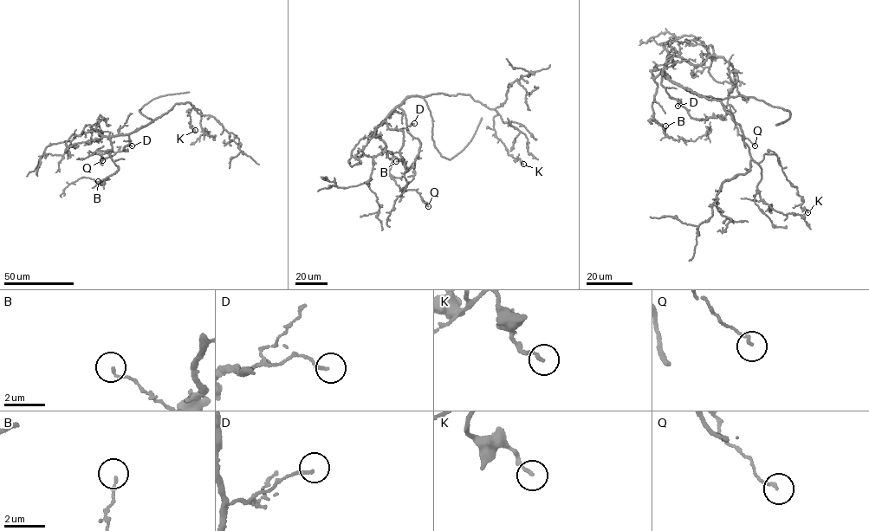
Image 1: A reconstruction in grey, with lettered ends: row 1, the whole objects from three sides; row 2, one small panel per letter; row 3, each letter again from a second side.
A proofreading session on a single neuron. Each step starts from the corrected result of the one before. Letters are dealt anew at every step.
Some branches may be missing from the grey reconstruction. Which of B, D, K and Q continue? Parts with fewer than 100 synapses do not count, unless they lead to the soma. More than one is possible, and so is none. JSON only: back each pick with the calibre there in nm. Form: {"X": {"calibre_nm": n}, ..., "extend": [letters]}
{"extend": []}

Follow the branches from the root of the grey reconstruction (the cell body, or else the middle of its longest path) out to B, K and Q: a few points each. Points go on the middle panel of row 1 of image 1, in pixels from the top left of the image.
B: (414, 95), (405, 98), (383, 121), (386, 121), (389, 129), (404, 132), (399, 152), (403, 158), (396, 161)
K: (414, 95), (463, 93), (495, 109), (498, 113), (493, 119), (496, 135), (509, 154), (523, 164)
Q: (414, 95), (398, 106), (405, 114), (408, 132), (420, 145), (412, 179), (404, 189), (416, 191), (428, 206)

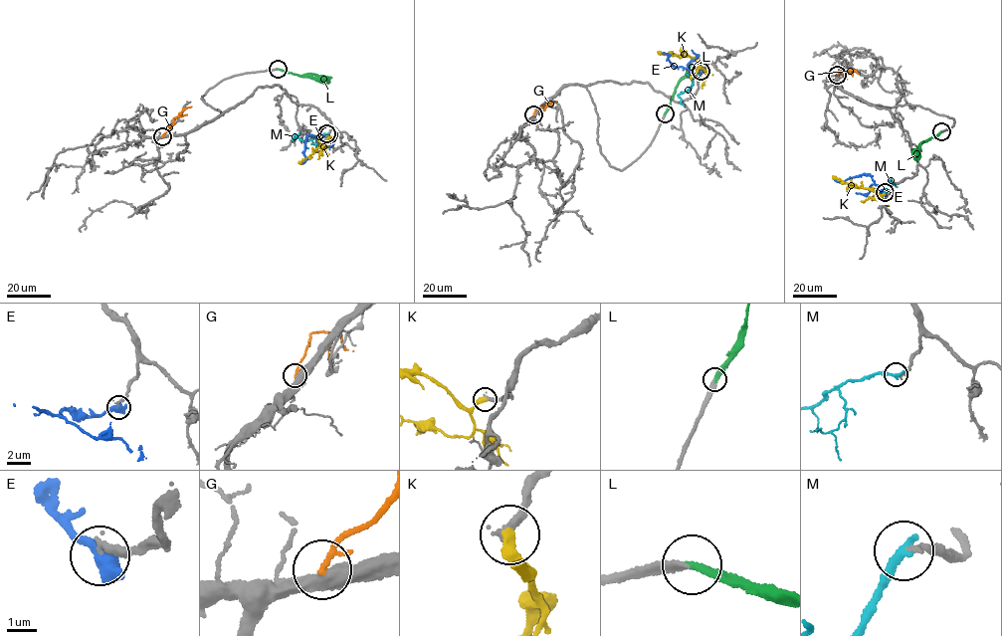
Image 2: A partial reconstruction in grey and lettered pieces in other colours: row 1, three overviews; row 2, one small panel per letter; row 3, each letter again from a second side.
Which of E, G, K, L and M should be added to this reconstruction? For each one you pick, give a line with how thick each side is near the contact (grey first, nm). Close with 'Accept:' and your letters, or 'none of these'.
K: Thickness 320 nm (grey) against 360 nm
L: Thickness 200 nm (grey) against 320 nm
Accept: K, L

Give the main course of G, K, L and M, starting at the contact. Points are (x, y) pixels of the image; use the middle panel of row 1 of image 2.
G: (533, 114), (536, 106), (544, 108), (546, 104), (556, 102)
K: (701, 70), (684, 52), (678, 56), (657, 52)
L: (665, 113), (678, 84), (697, 65)
M: (701, 71), (689, 90), (679, 95), (684, 106)

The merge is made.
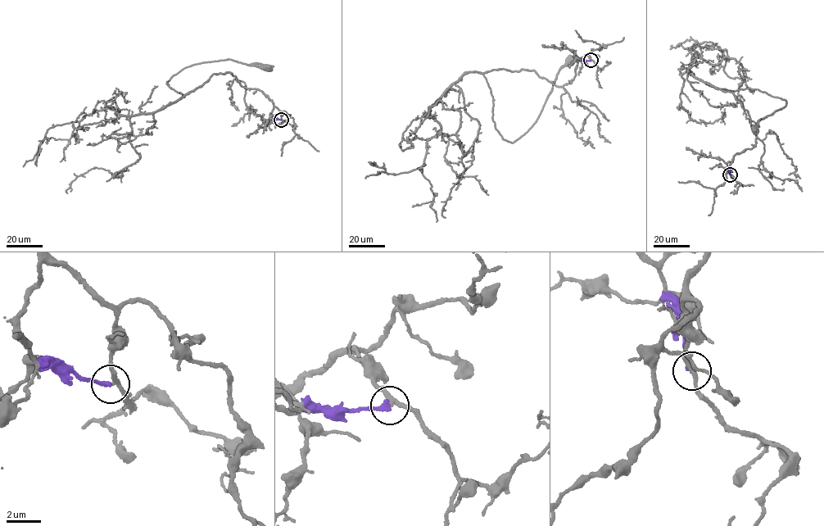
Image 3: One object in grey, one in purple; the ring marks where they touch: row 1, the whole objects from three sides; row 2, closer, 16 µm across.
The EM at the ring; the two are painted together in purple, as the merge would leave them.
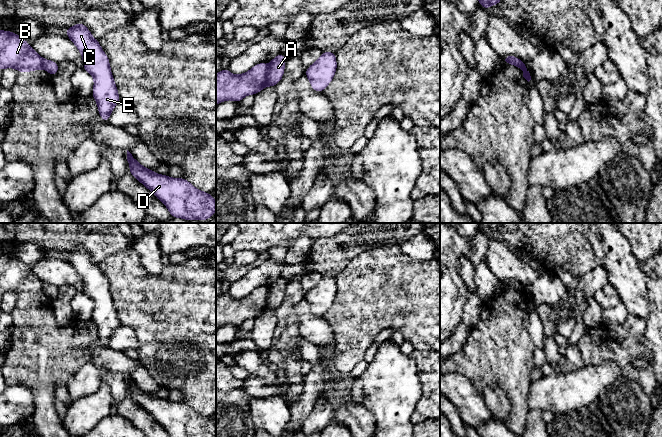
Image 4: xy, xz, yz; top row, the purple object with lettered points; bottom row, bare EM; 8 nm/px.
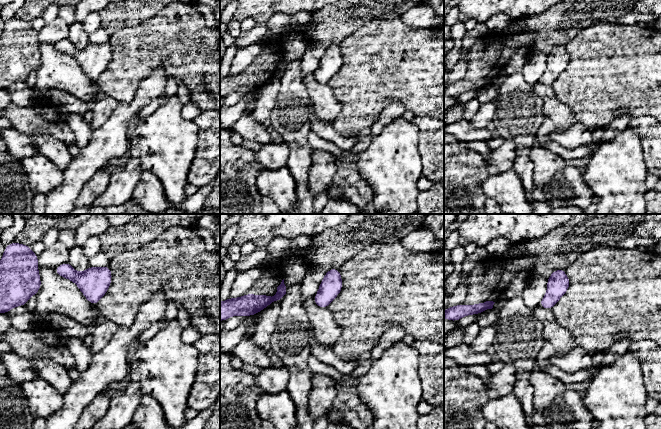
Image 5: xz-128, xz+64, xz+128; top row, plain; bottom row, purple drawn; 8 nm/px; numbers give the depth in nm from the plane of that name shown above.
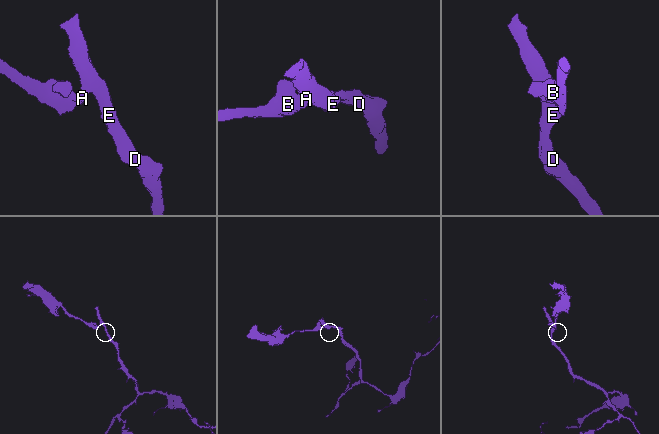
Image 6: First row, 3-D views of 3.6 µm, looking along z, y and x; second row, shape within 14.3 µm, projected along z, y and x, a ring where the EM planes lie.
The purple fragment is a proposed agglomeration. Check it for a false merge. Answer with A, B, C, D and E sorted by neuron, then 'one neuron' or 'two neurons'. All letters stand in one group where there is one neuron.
A C D E / B; two neurons

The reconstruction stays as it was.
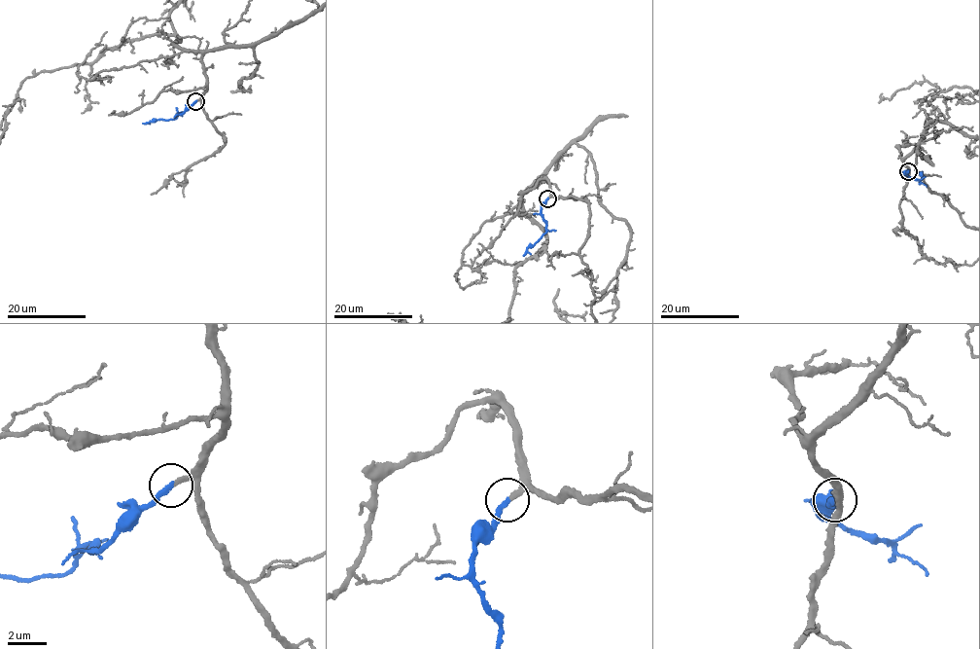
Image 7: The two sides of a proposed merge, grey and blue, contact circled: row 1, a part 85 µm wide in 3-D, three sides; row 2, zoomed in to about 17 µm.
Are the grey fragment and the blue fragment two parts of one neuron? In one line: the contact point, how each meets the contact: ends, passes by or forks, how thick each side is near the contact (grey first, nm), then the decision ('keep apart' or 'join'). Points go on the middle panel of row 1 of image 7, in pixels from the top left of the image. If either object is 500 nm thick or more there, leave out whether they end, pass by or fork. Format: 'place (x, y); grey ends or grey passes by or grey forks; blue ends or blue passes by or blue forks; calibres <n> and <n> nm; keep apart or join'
place (547, 198); grey ends; blue ends; calibres 240 and 240 nm; join

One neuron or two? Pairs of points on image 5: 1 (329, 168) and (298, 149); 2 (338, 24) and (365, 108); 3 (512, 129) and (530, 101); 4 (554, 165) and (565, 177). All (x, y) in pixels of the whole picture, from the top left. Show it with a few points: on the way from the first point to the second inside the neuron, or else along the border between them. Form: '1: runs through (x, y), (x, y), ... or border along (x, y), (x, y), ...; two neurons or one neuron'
1: border along (312, 150), (308, 181); two neurons
2: border along (362, 25), (338, 44); two neurons
3: runs through (513, 122), (523, 108); one neuron
4: border along (566, 165), (542, 187); two neurons

